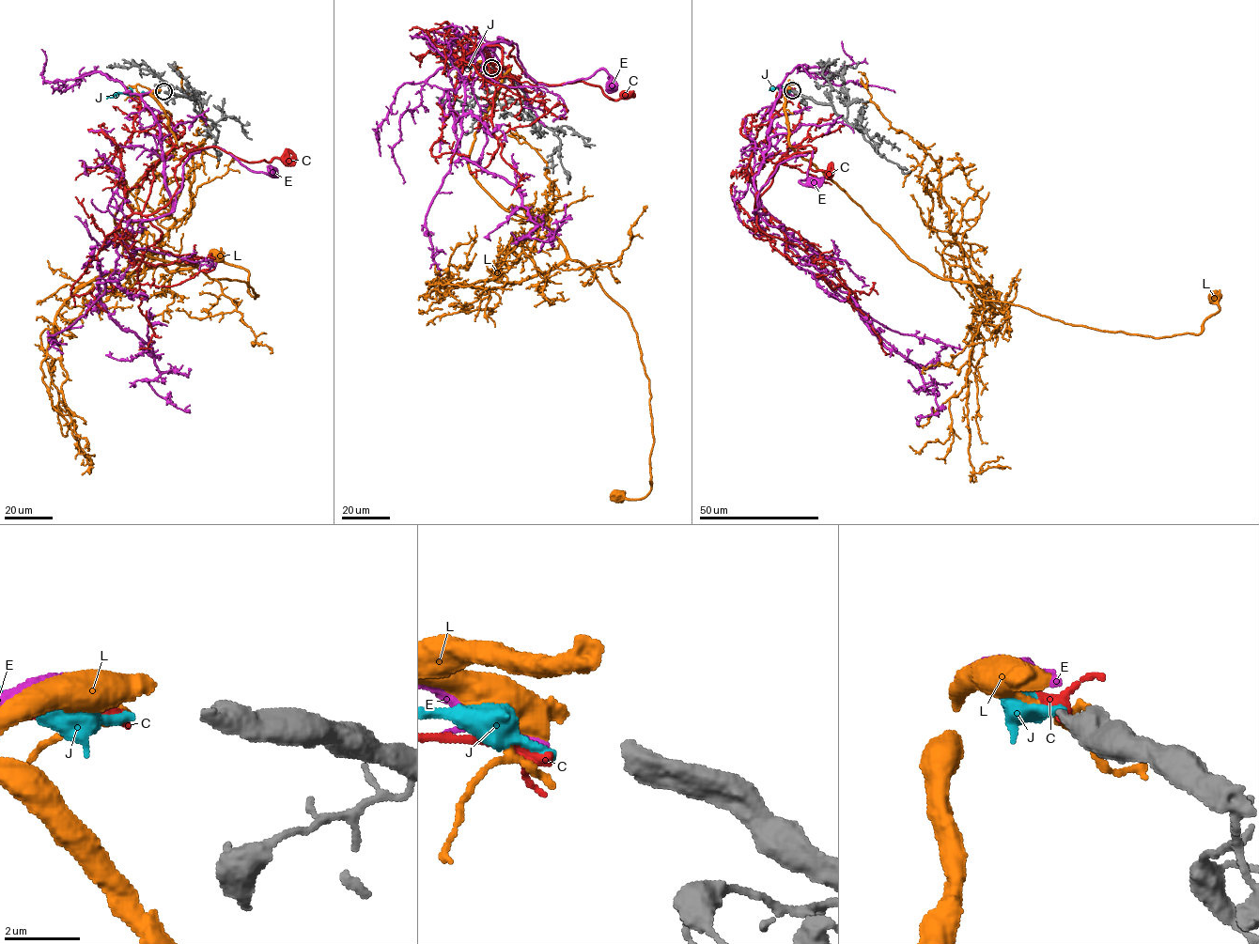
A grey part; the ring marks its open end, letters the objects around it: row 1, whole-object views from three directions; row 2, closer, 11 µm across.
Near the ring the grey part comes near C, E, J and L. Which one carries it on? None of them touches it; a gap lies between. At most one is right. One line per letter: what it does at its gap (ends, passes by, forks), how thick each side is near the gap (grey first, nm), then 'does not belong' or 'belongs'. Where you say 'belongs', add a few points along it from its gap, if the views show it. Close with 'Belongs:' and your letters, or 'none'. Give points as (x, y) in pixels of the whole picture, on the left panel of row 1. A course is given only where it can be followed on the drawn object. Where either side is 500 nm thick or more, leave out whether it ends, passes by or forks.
C: it passes by; calibres 420 and 260 nm; does not belong
E: it ends; calibres 420 and 280 nm; does not belong
J: it ends; calibres 420 and 240 nm; does not belong
L: it passes by; calibres 420 and 340 nm; belongs; course (161, 90), (176, 146), (114, 223), (138, 254), (258, 296), (216, 255)
Belongs: L

